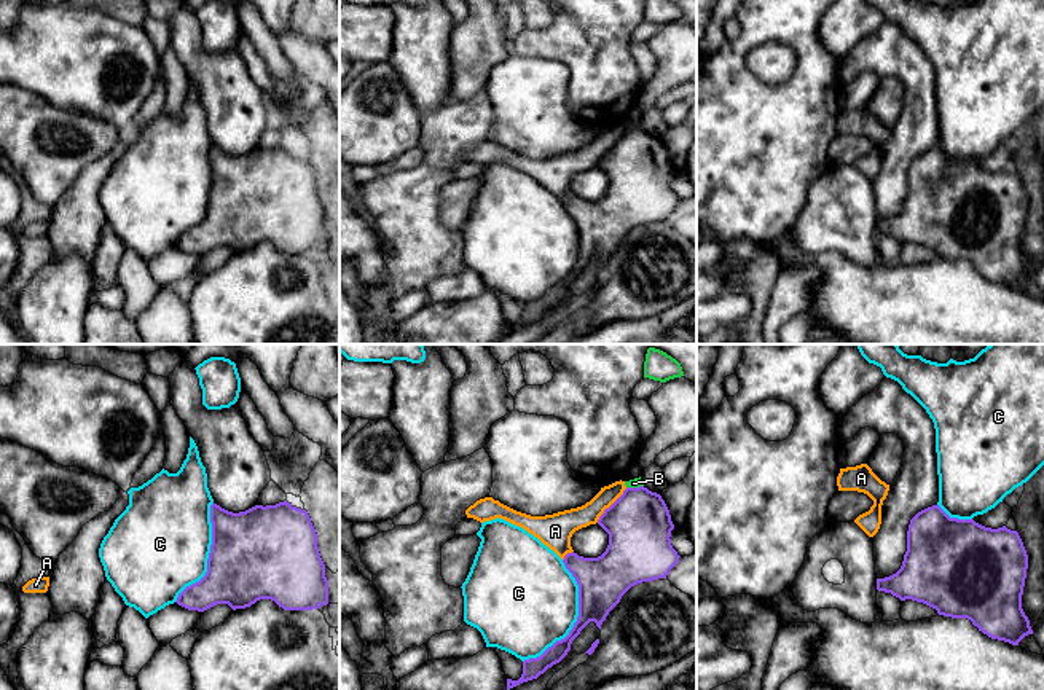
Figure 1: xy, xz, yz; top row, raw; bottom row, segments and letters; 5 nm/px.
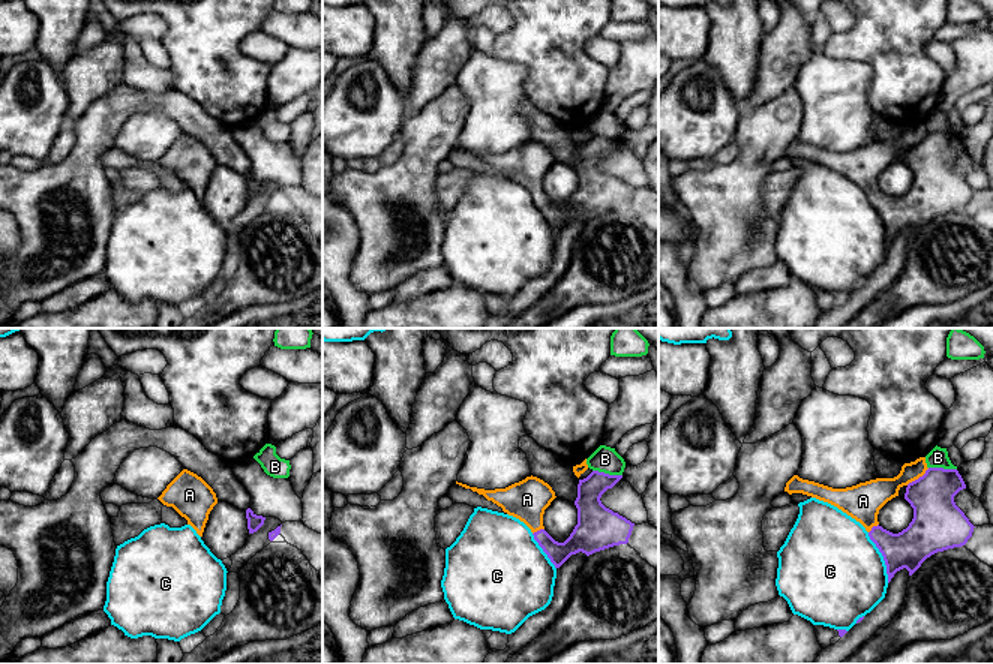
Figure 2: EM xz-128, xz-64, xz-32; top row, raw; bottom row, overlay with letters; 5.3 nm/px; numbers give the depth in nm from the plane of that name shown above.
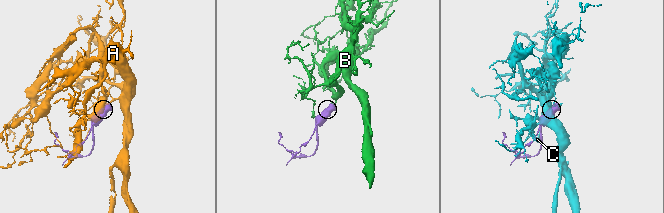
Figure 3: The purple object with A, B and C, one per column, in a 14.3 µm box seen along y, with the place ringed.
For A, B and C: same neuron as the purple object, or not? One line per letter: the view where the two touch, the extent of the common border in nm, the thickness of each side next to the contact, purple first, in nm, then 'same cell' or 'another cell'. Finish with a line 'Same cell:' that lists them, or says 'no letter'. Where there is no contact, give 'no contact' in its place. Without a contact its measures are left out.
A: meets purple in xz; contact 240 nm long; 320 nm thick on the purple side, 130 nm on the other; same cell
B: meets purple in xz; contact 90 nm long; 320 nm thick on the purple side, 50 nm on the other; another cell
C: meets purple in xz; contact 550 nm long; 240 nm thick on the purple side, 480 nm on the other; another cell
Same cell: A

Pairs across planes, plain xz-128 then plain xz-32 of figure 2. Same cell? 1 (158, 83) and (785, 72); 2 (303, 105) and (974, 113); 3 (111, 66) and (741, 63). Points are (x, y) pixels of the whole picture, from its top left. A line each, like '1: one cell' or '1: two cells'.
1: two cells
2: two cells
3: two cells

